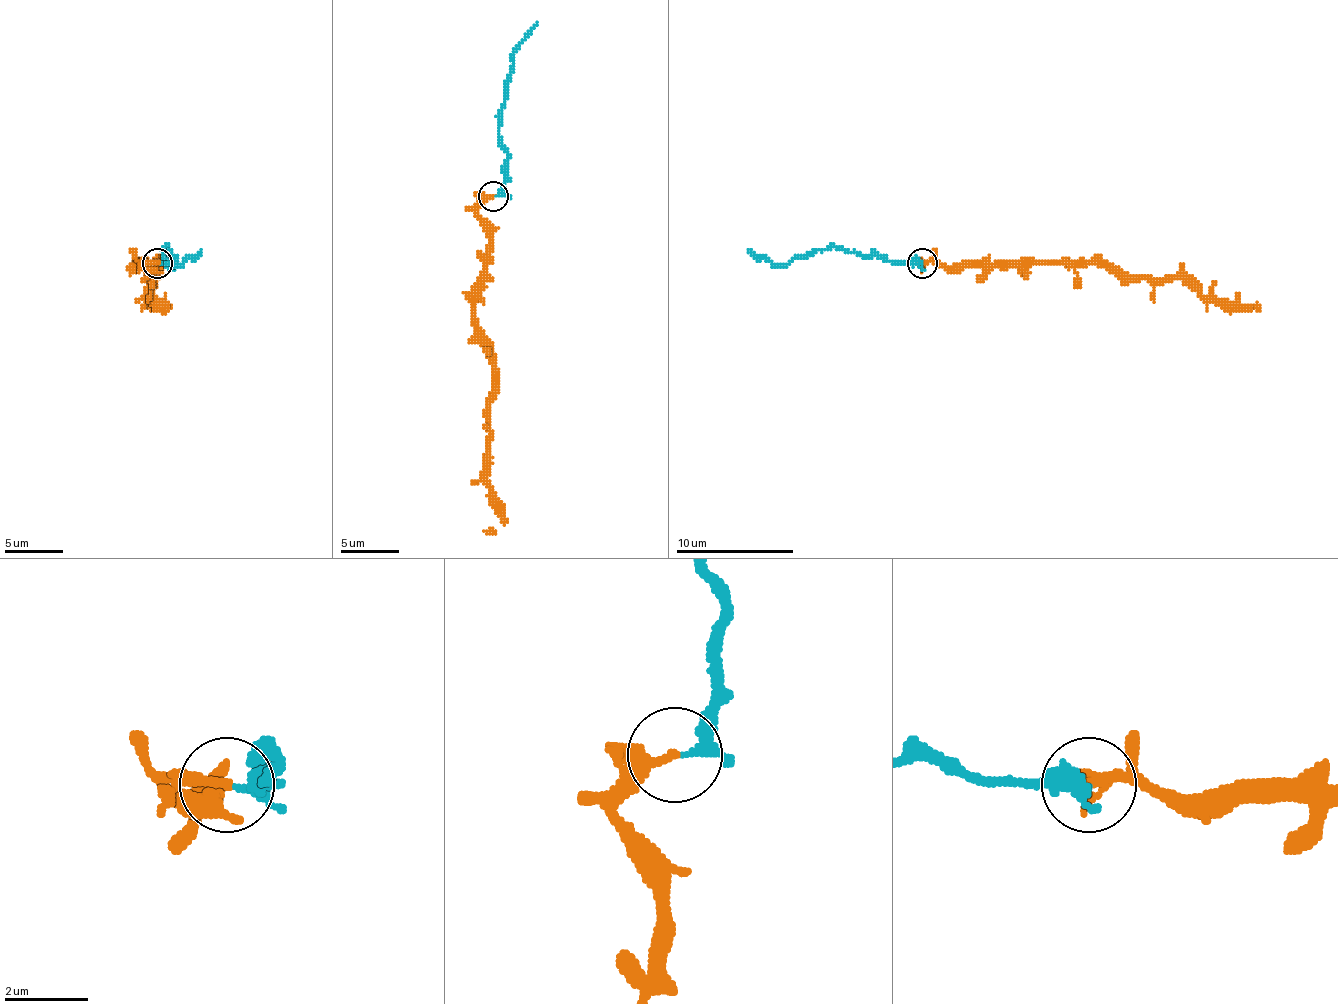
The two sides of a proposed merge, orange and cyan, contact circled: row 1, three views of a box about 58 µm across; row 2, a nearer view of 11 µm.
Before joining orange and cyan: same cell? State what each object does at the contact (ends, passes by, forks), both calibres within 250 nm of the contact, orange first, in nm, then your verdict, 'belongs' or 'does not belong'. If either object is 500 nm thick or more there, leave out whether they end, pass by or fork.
orange ends; cyan passes by; calibres 280 and 200 nm; does not belong

